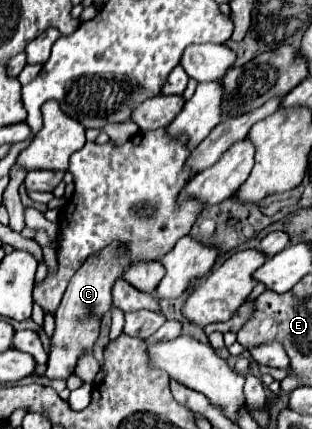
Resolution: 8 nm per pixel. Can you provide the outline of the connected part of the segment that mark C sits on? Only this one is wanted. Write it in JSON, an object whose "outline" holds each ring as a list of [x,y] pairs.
{"outline":[[[114,241],[90,259],[74,273],[70,279],[66,293],[56,309],[56,329],[50,341],[50,359],[48,359],[48,379],[68,379],[76,363],[82,355],[90,355],[94,349],[94,343],[100,335],[100,319],[102,315],[112,307],[112,295],[110,289],[114,285],[114,279],[118,279],[128,267],[130,267],[130,249],[124,241]]]}

